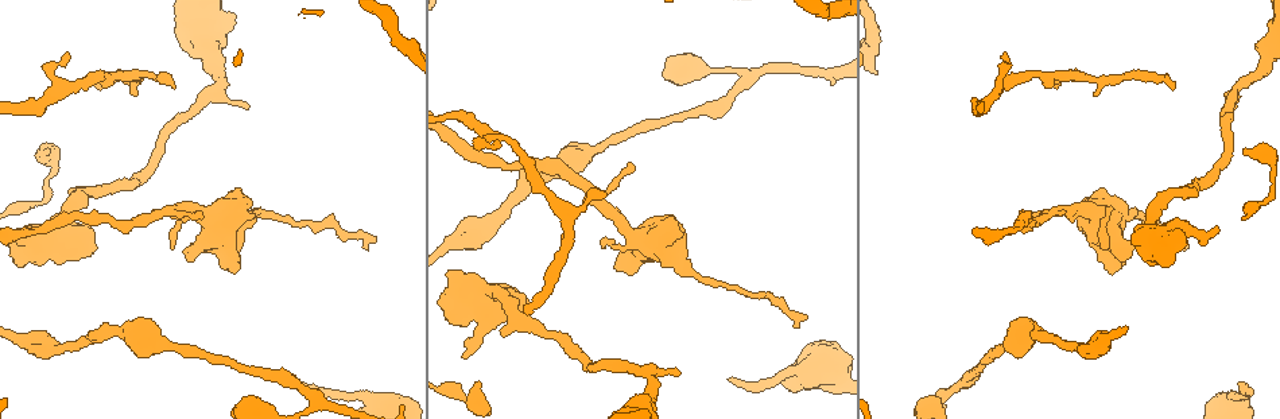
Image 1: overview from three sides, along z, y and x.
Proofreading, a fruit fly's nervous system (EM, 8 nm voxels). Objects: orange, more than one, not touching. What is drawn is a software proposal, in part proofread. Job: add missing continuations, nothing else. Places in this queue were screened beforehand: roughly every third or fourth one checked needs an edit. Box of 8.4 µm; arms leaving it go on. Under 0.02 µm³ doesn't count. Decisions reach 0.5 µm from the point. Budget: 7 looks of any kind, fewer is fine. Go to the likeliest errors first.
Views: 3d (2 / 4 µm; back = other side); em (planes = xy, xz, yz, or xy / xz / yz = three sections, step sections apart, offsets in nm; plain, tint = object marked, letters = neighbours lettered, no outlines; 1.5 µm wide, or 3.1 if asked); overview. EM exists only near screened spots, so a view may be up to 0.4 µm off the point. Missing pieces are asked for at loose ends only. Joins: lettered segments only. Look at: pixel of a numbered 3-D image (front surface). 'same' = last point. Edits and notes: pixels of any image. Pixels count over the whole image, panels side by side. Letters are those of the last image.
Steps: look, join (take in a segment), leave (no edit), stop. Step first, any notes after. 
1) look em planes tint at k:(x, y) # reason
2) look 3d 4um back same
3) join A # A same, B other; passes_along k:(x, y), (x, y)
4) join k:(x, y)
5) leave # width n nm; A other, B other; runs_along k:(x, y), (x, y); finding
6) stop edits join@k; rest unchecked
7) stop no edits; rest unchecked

look 3d 4um at 1:(1246, 385) # branch stops here

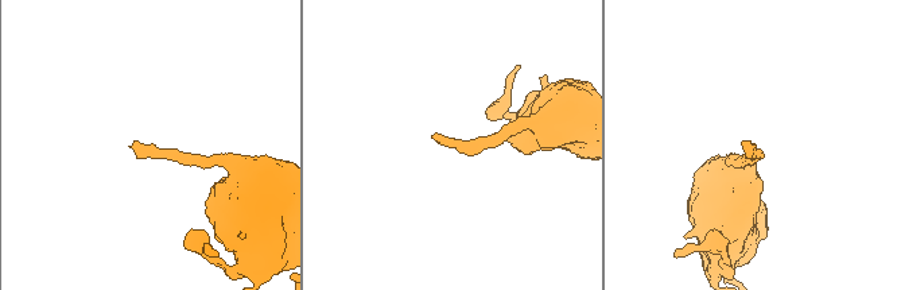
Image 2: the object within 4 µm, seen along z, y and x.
look em planes letters at 2:(438, 141) # need the tissue

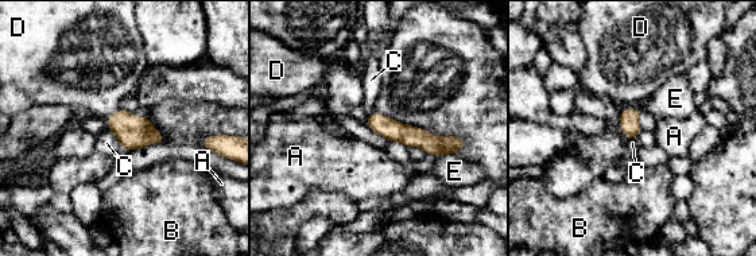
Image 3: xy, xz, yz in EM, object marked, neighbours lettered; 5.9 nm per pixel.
join D # width 120 nm; longest_contact E 130 nm; A other, B other, C other, D same, E other; the neuron continues

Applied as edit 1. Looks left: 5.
look em yz step 8 letters at 1:(533, 313) # thin end

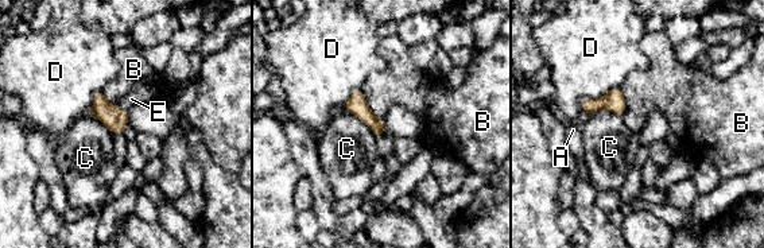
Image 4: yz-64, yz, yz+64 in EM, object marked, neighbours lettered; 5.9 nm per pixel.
join E # longest_contact D 280 nm; A other, B other, C other, D other, E same; passes_along 4:(116, 120), (121, 109), (142, 92); it goes on there

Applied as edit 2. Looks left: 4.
look em planes letters at 1:(197, 212) # thin end

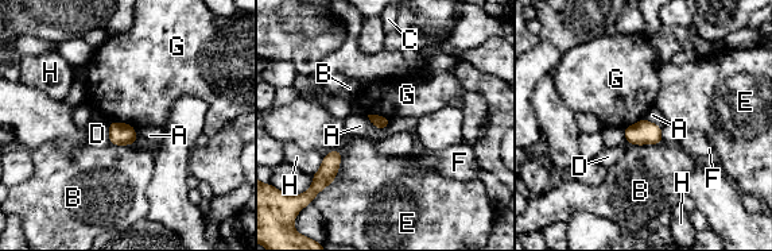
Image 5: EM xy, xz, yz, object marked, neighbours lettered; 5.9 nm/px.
leave # width 80 nm; A other, B other, C other, D other, E other, F other, G other, H other; border 5:(367, 115), (379, 128), (391, 122); no lettered segment goes on from it

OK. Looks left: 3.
stop edits join@3, join@4; rest unchecked

